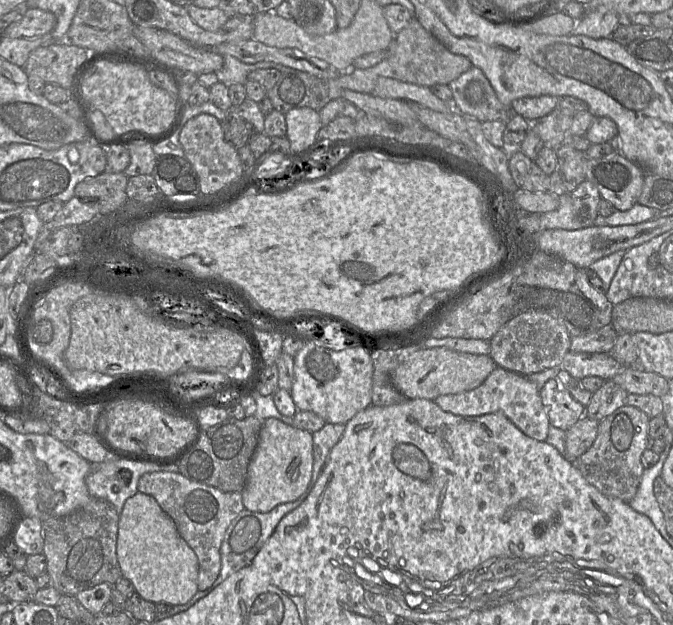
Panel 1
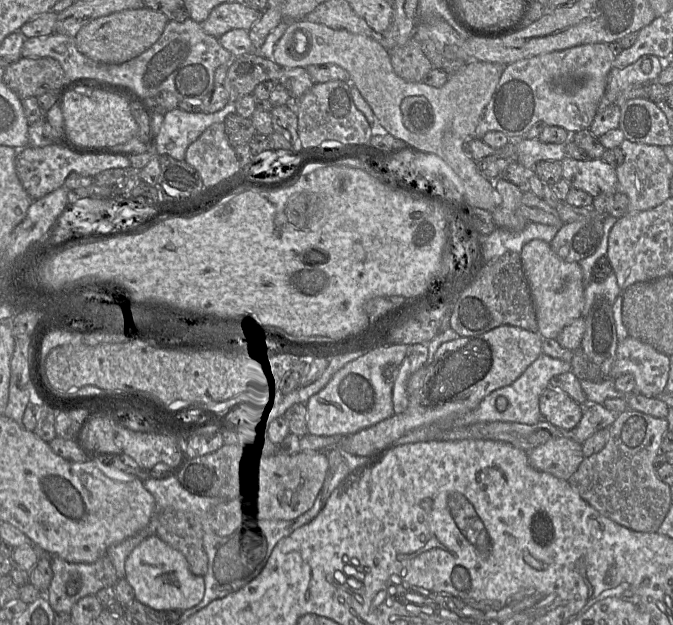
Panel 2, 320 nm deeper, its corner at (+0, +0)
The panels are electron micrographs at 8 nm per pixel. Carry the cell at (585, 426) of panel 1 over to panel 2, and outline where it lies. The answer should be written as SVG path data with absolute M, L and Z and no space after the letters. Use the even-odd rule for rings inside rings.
M565 433L528 452L529 464L536 470L568 480L584 459L582 444Z

